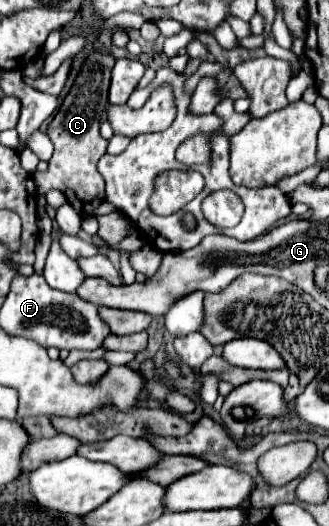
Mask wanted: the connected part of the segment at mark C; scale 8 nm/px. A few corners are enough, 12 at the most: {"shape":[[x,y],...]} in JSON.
{"shape":[[92,52],[48,124],[48,172],[82,218],[104,200],[96,170],[114,56]]}

